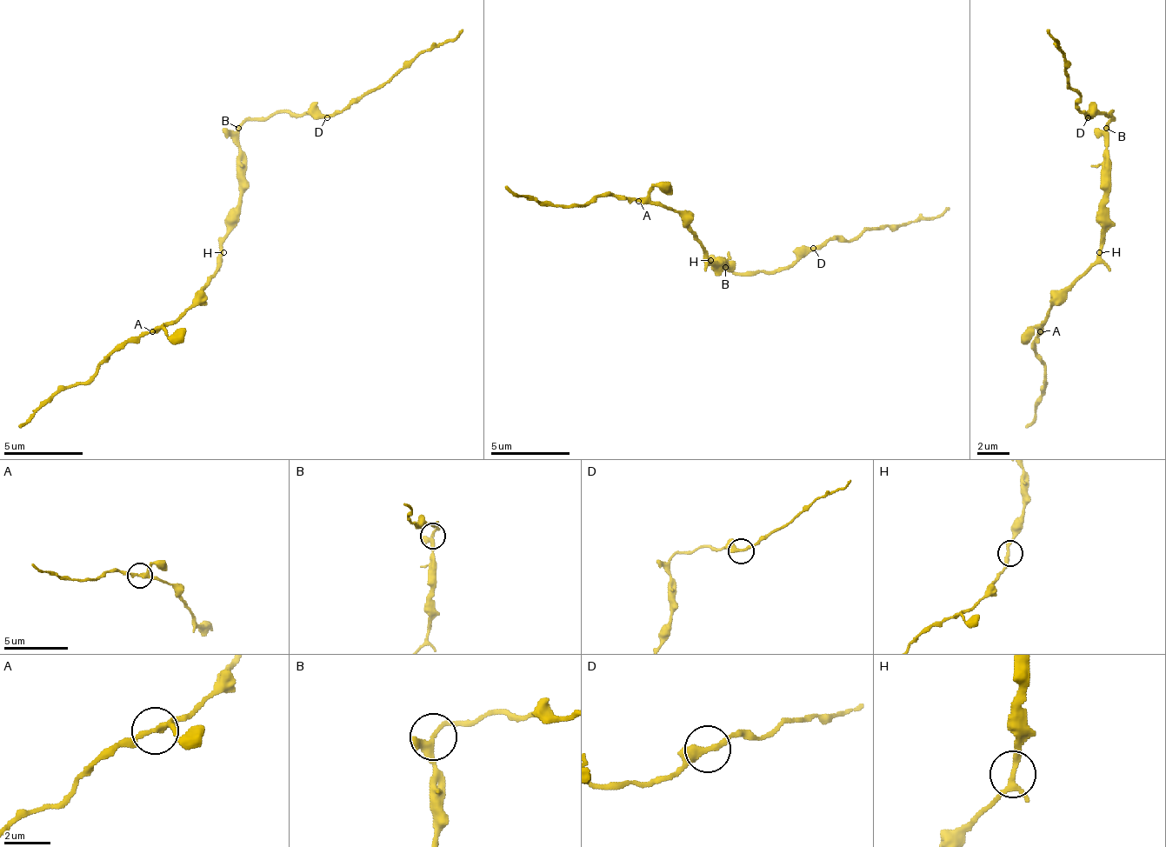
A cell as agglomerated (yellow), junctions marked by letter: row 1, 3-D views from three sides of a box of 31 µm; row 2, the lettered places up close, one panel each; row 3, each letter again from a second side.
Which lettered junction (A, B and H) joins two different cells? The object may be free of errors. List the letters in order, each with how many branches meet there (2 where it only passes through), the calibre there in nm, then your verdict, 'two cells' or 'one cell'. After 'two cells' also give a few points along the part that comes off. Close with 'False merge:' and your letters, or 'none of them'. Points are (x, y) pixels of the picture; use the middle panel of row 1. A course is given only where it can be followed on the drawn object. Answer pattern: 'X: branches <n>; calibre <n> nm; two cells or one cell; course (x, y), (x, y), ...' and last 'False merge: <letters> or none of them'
A: branches 3; calibre 200 nm; one cell
B: branches 3; calibre 240 nm; one cell
H: branches 3; calibre 240 nm; one cell
False merge: none of them

